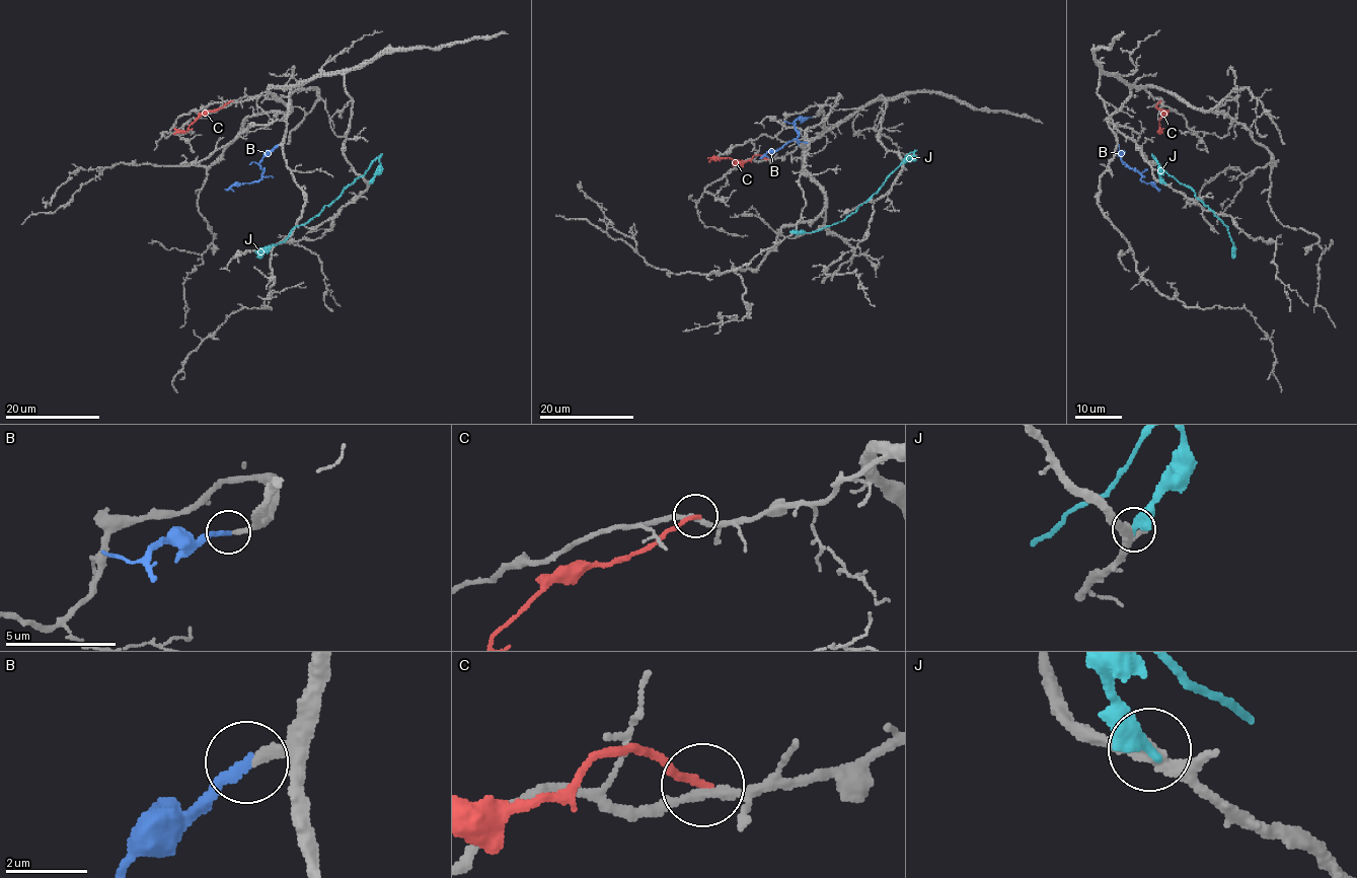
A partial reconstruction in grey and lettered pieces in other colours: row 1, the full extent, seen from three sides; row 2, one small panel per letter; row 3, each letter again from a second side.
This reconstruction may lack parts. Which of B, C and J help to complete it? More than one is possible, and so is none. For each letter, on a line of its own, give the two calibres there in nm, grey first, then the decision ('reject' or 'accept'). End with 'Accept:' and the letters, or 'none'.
B: calibres 240 and 240 nm; accept
C: calibres 220 and 180 nm; reject
J: calibres 400 and 400 nm; reject
Accept: B

